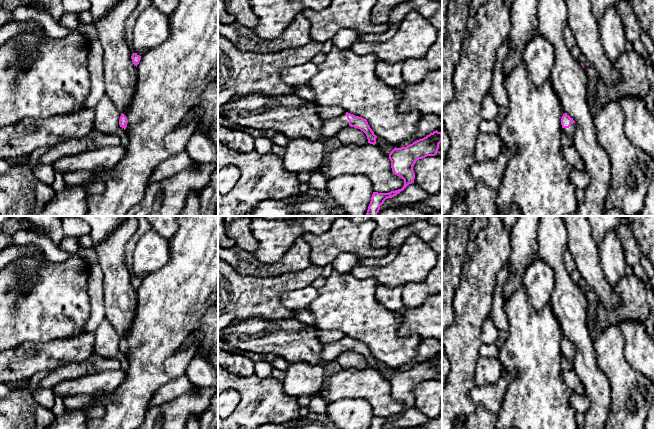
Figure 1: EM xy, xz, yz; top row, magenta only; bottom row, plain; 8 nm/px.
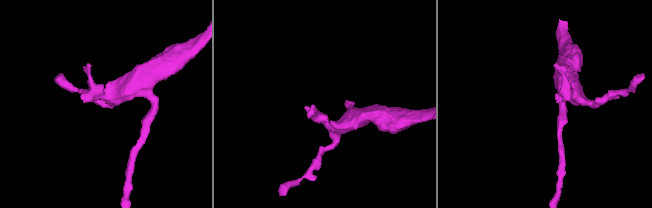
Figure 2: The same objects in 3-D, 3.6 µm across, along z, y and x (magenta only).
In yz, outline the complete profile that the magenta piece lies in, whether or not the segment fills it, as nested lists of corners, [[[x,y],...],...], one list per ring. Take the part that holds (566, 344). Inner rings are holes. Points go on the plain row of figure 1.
[[[566,337],[563,338],[562,342],[561,342],[561,349],[563,354],[568,358],[568,359],[574,359],[576,356],[576,347],[573,344],[573,342],[571,342],[569,339],[567,339]]]

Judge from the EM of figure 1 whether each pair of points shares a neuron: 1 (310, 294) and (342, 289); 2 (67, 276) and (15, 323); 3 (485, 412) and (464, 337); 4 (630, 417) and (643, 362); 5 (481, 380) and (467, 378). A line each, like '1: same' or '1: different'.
1: different
2: same
3: different
4: different
5: different

